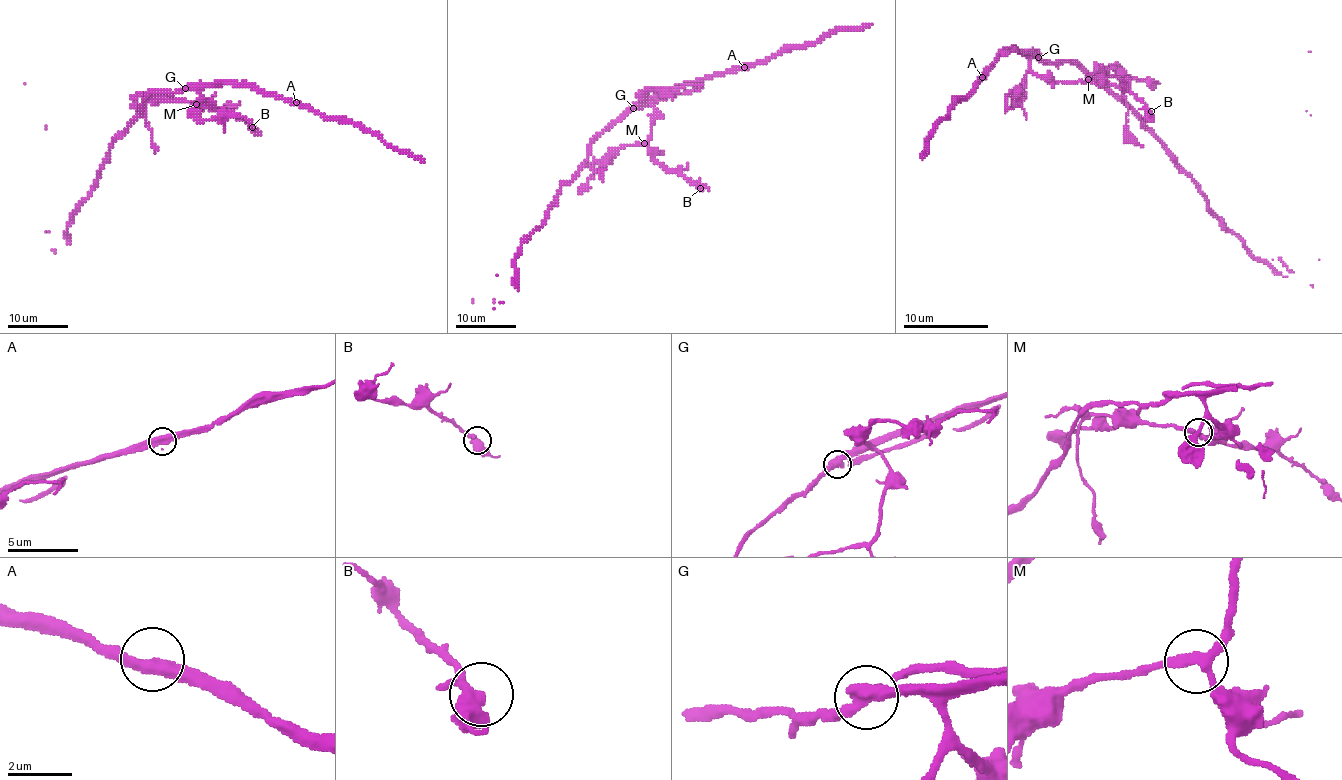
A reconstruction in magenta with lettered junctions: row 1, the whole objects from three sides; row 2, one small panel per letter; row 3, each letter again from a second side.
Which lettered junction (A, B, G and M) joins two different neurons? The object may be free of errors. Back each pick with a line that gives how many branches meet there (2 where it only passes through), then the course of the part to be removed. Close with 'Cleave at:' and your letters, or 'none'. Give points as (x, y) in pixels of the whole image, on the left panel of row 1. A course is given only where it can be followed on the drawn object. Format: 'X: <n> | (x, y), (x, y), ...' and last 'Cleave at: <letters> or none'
G: 3 | (184, 89), (151, 92), (143, 99), (137, 116), (113, 142), (95, 186), (80, 202), (47, 127), (45, 130)
Cleave at: G

